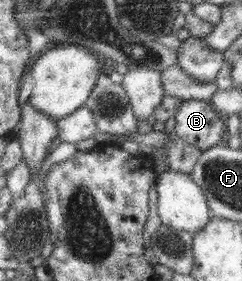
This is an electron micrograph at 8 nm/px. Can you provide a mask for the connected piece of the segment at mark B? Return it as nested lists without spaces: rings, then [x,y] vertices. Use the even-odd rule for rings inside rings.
[[[181,100],[179,108],[174,111],[174,121],[176,125],[172,135],[176,135],[180,140],[204,152],[219,144],[226,123],[224,117],[213,108],[208,100]]]

